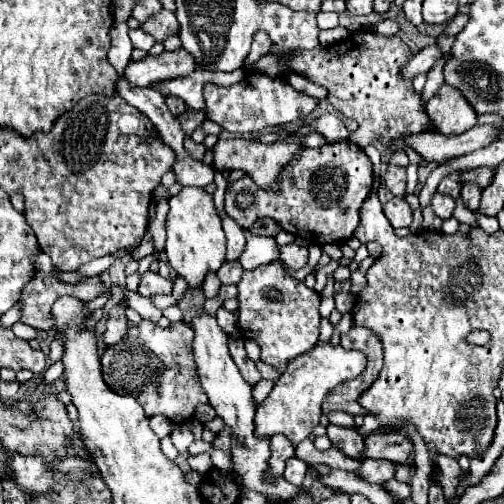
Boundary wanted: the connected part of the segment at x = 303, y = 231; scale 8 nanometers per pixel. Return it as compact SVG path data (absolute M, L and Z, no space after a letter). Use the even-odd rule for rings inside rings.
M350 141L326 143L318 149L304 147L302 151L298 151L298 155L294 155L294 159L286 163L282 175L278 175L278 191L268 189L266 193L262 193L262 189L254 185L248 175L234 181L232 187L228 185L226 189L224 209L244 229L248 229L260 217L270 217L284 231L292 233L294 237L302 237L312 245L340 243L354 235L360 223L358 209L372 191L372 183L372 161L358 145ZM240 191L250 191L256 197L250 209L242 211L236 207L234 199Z

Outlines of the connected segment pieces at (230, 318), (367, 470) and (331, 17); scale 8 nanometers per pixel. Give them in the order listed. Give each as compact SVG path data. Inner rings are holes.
M218 309L216 319L218 319L218 325L220 325L220 329L224 333L228 333L228 335L236 333L236 315L234 313L230 313L226 309Z
M366 459L362 463L362 467L356 471L356 475L362 481L366 481L366 483L378 483L378 485L382 485L384 481L388 481L388 479L394 477L394 463Z
M318 13L318 27L320 29L334 29L338 27L338 15L336 13Z

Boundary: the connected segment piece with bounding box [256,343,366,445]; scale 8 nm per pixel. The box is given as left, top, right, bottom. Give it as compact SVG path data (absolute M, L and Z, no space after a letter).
M316 343L316 347L312 347L306 355L298 355L298 359L290 361L286 371L274 383L270 395L258 405L256 435L272 437L276 433L282 433L292 441L292 445L298 445L320 423L322 417L320 405L324 395L338 383L358 377L364 371L364 367L366 367L366 355L362 355L362 351L350 351L330 343Z

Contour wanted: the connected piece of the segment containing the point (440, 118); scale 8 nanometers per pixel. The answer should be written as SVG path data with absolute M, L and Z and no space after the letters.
M444 83L438 93L426 103L426 113L436 125L434 131L444 133L444 135L458 135L464 133L466 129L472 129L478 121L476 111L450 87Z

